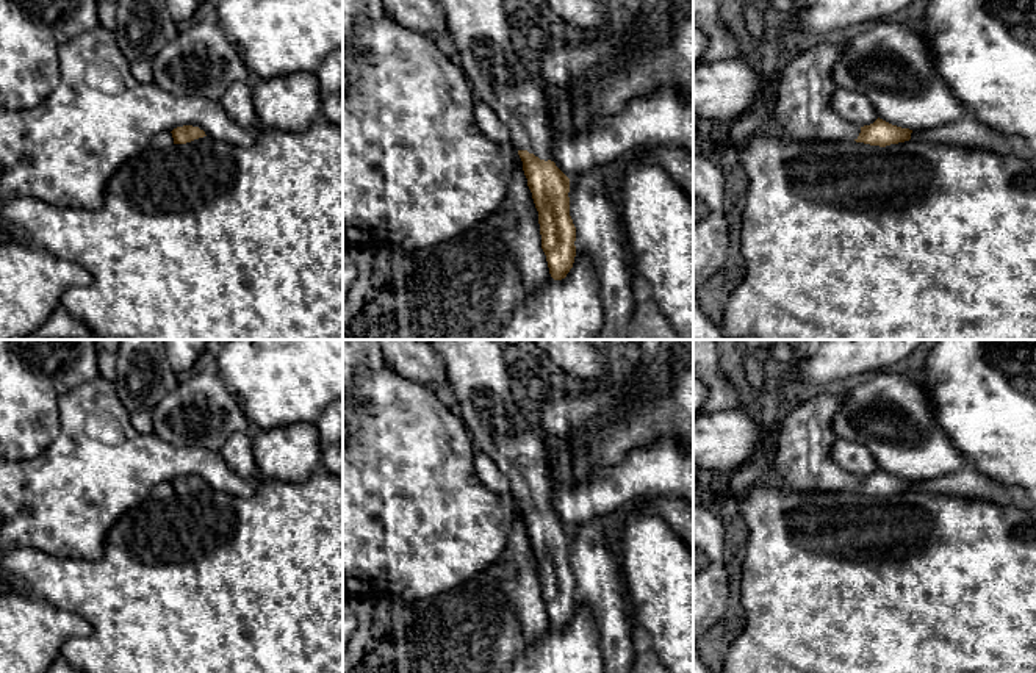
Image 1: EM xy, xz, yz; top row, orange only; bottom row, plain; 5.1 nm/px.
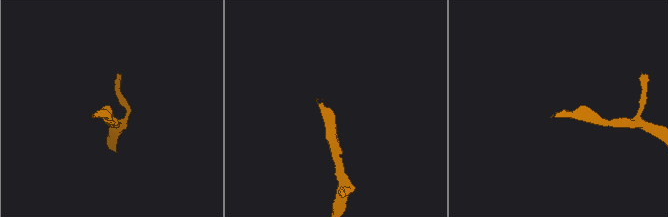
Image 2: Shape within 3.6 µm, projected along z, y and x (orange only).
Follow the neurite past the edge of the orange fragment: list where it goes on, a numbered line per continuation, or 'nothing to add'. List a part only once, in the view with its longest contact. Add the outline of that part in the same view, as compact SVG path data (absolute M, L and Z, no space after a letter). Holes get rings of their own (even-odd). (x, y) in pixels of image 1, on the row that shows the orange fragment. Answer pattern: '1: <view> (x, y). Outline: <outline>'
1: xz (482, 30). Outline: M437 0L449 36L457 45L460 67L476 100L485 102L510 135L510 144L540 160L551 160L552 130L548 99L535 70L524 66L513 47L515 14L509 0Z

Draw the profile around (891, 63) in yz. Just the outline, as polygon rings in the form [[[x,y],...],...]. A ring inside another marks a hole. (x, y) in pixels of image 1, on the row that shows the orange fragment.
[[[903,19],[876,20],[854,34],[834,67],[837,88],[864,94],[880,119],[901,128],[933,128],[966,117],[967,113],[936,69],[930,44]]]

